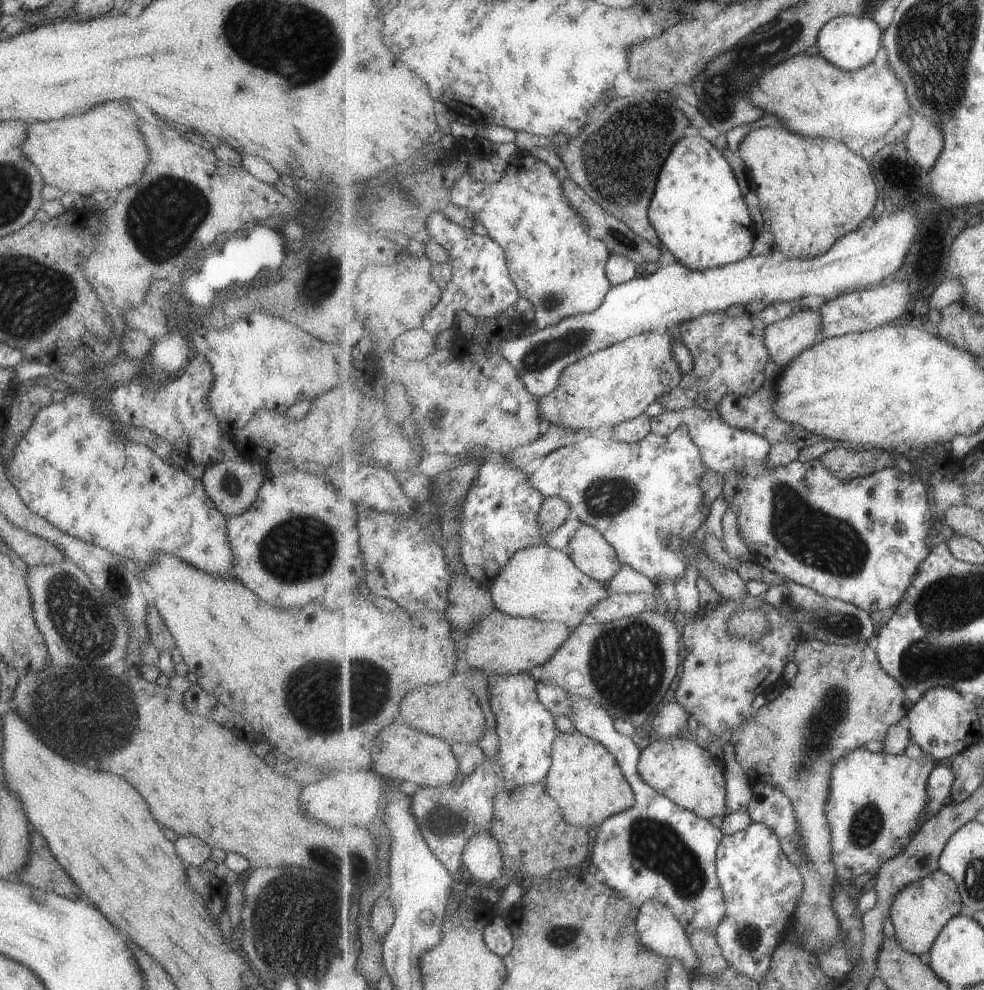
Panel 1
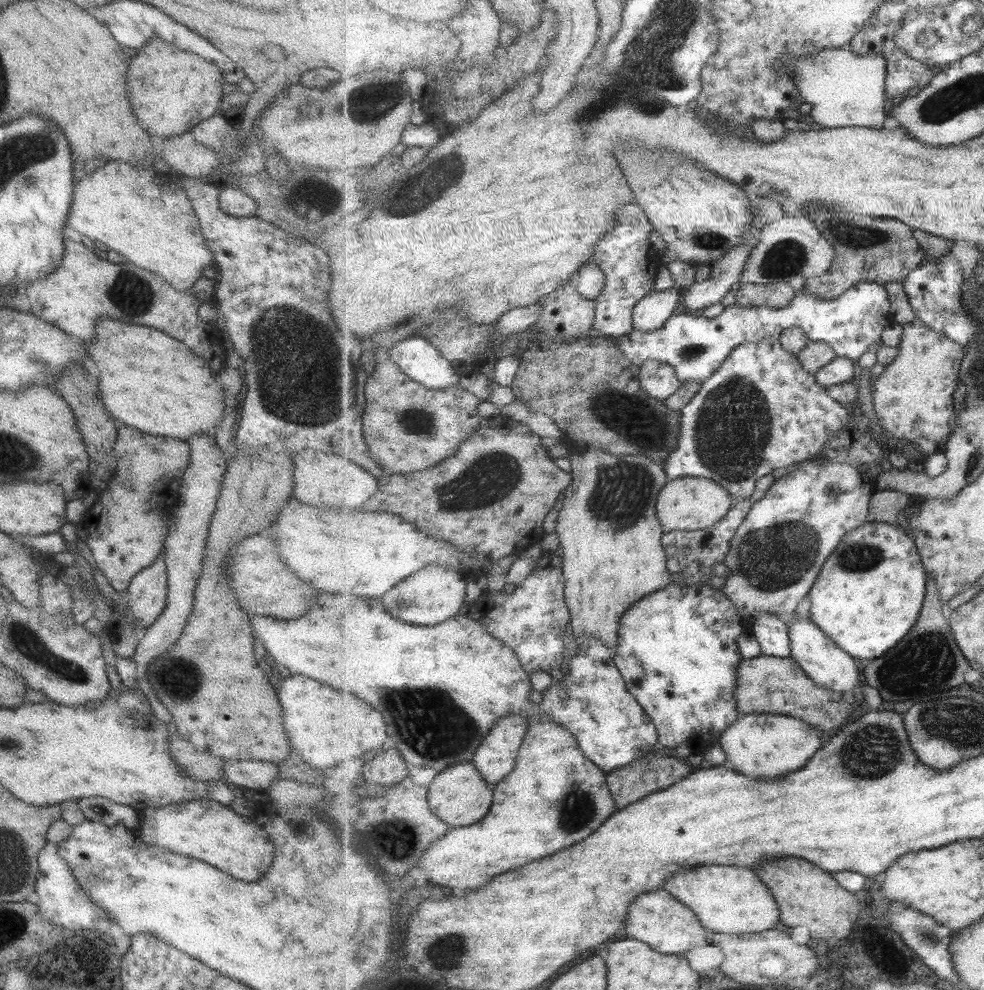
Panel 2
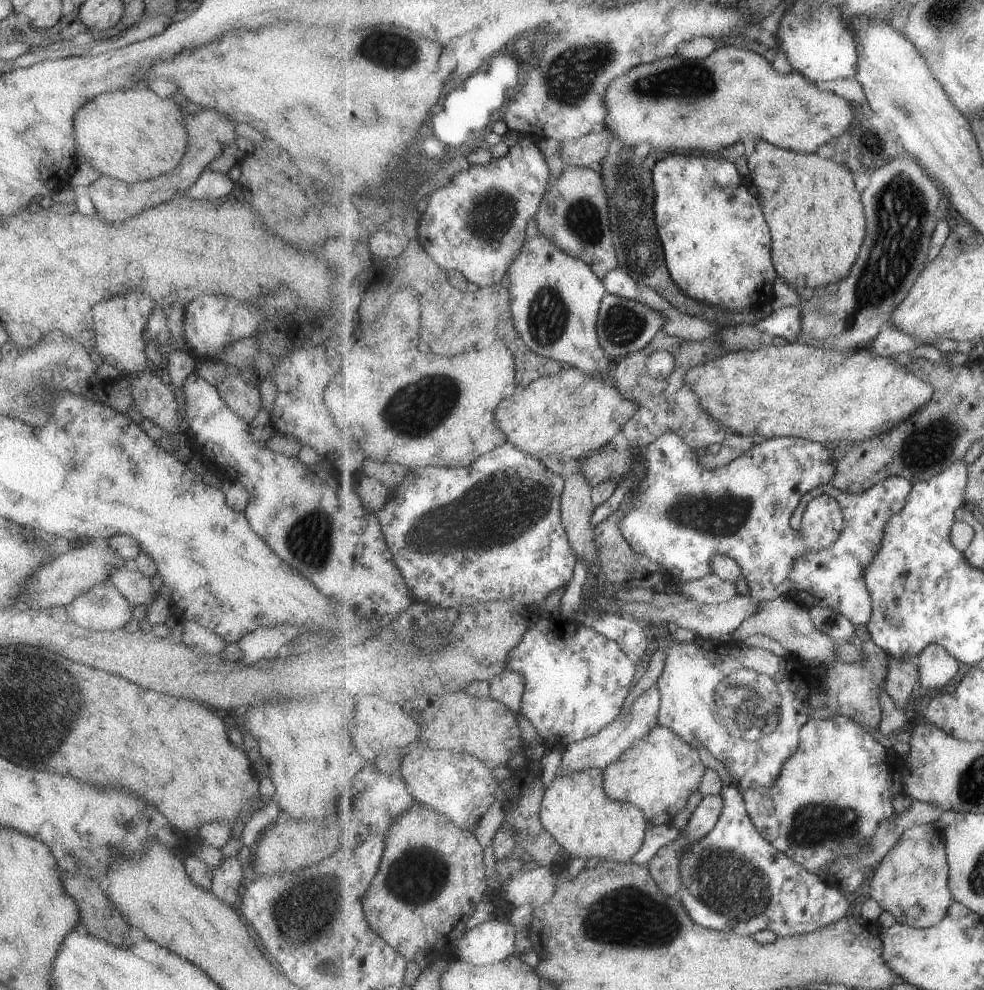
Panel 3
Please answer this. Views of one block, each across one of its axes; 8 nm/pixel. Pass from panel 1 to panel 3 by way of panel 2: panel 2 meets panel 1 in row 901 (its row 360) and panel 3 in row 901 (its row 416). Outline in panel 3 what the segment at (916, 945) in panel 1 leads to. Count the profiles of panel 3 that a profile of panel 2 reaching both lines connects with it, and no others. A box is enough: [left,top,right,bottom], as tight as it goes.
[869,821,955,929]

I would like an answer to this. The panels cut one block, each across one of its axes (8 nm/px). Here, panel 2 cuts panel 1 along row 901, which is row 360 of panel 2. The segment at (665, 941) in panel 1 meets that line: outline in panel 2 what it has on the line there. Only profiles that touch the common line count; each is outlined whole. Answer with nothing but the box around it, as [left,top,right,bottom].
[640,358,682,401]

